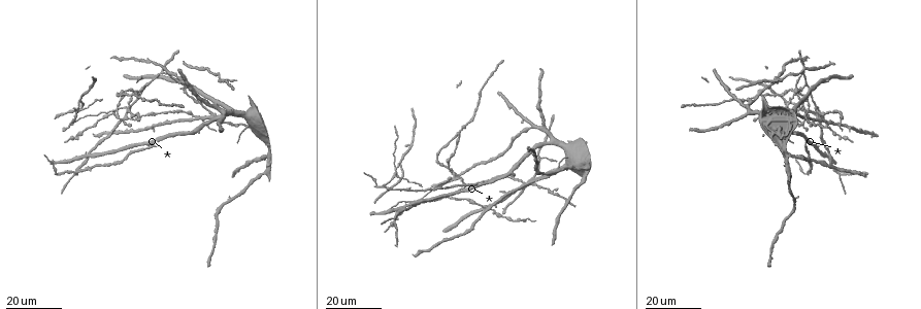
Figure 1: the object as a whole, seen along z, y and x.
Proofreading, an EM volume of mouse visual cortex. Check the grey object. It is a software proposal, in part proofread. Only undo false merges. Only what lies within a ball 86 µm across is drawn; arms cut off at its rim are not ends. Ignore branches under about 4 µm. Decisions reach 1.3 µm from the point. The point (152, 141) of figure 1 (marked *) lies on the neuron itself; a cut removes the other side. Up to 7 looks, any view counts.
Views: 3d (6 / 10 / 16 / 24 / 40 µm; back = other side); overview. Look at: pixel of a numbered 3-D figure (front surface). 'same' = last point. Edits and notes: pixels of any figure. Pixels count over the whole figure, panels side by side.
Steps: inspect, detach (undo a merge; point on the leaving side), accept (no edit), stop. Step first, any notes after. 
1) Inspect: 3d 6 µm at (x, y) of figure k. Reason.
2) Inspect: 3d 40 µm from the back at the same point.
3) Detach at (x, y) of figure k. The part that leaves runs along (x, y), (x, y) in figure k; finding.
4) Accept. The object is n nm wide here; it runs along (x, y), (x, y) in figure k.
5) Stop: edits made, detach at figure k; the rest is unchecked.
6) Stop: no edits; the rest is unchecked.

Inspect: 3d 24 µm at (520, 219) of figure 1. Thin arm on a thick one.

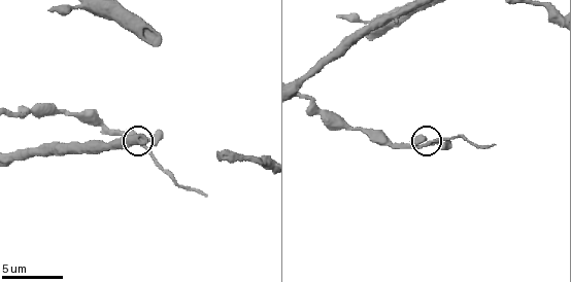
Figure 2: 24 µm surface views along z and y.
Inspect: 3d 6 µm at (427, 145) of figure 2. Zoom in.

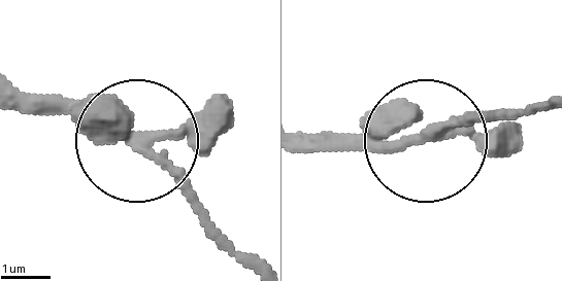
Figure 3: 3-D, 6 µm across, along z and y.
Accept. The object is 260 nm wide here; one neuron here.

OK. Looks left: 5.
Inspect: 3d 16 µm at (162, 72) of figure 1. Three-way junction.

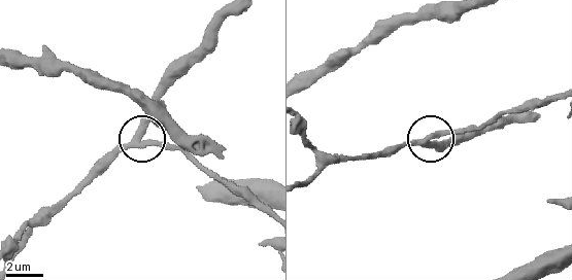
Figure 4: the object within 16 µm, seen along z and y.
Inspect: 3d 10 µm at (430, 143) of figure 4.

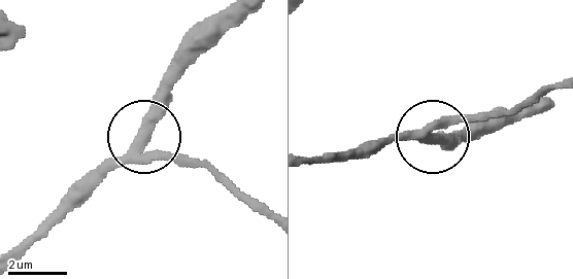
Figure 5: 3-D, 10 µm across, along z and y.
Accept. 3 arms meet here; it runs along (22, 252), (133, 142), (170, 63) in figure 5; continuous, no second neuron.

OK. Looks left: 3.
Inspect: 3d 16 µm at (402, 177) of figure 1. Four-way junction.

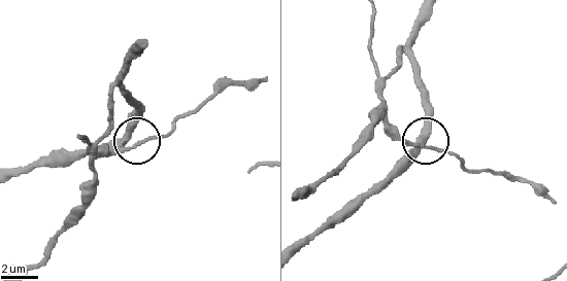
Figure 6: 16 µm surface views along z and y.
Inspect: 3d 6 µm at (409, 148) of figure 6. Zoom in.

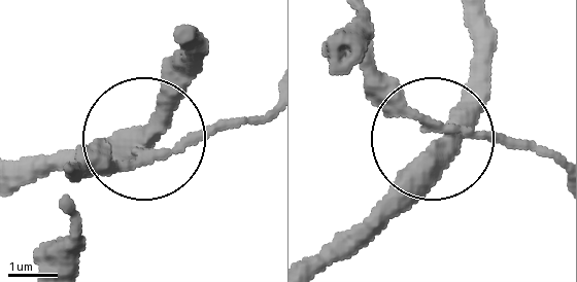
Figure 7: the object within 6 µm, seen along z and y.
Accept. The object is 340 nm wide here; one neuron here.

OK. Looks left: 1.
Stop: no edits; the rest is unchecked.

